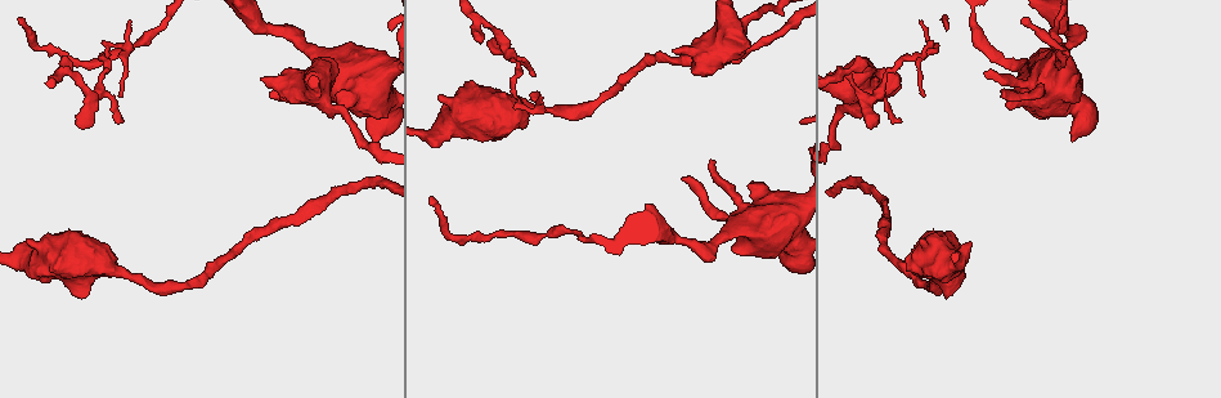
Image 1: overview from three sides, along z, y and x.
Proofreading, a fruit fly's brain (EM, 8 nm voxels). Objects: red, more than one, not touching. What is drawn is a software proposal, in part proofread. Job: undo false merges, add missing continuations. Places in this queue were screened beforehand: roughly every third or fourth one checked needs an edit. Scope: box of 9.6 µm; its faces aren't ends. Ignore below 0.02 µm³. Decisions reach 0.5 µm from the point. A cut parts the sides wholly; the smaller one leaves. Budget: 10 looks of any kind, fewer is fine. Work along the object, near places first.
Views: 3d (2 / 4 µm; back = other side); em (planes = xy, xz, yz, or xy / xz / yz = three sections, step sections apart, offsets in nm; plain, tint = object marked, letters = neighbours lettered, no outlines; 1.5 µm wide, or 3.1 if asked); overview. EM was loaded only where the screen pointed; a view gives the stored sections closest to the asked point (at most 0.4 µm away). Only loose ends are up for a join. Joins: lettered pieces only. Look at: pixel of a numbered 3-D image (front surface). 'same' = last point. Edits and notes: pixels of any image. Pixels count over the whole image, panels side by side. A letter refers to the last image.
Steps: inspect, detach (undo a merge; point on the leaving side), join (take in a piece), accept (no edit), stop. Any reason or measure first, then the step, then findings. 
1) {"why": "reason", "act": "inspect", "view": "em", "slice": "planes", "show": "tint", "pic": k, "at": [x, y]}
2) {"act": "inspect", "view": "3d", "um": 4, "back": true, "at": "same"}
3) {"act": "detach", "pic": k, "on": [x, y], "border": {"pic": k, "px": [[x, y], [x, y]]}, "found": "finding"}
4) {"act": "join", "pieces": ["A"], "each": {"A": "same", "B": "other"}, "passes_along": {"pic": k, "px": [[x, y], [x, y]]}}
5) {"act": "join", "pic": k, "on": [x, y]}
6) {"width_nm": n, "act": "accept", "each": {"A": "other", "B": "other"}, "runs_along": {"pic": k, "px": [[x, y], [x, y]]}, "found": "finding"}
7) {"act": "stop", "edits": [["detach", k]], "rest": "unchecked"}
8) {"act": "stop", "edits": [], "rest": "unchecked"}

{"why": "calibre changes", "act": "inspect", "view": "3d", "um": 4, "pic": 1, "at": [319, 53]}

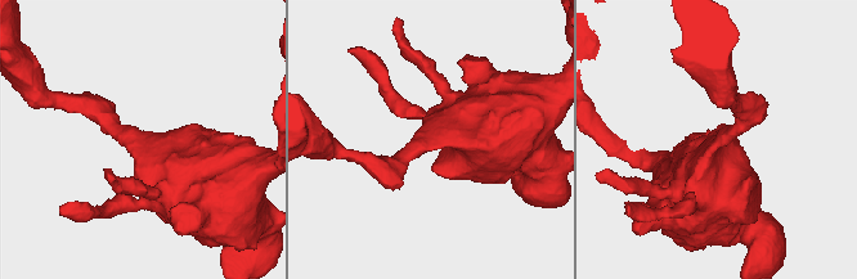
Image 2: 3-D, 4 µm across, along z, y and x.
{"arm_widths_nm": [280, 850], "why": "need the tissue", "act": "inspect", "view": "em", "slice": "yz", "step": 8, "show": "letters", "pic": 2, "at": [141, 140]}

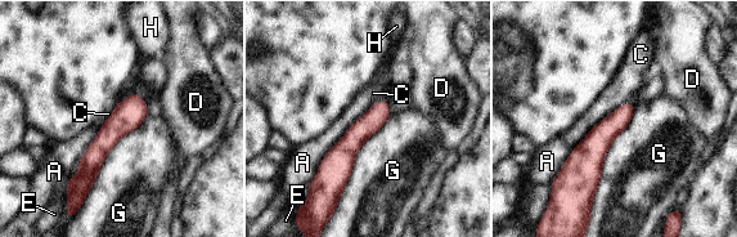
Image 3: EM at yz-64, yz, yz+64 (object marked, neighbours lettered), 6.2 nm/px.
{"width_nm": 150, "act": "accept", "each": {"A": "other", "C": "other", "D": "other", "E": "other", "G": "other", "H": "other"}, "runs_along": {"pic": 3, "px": [[135, 97], [79, 187]]}, "found": "continuous, no second neuron"}

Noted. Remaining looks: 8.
{"why": "an open end", "act": "inspect", "view": "3d", "um": 4, "pic": 1, "at": [682, 177]}

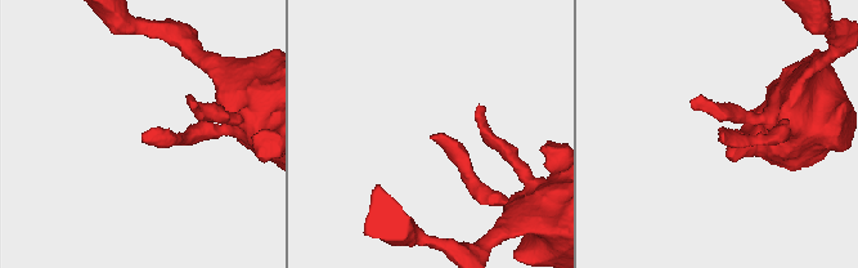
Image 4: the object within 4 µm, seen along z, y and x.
{"why": "shape alone is not enough", "act": "inspect", "view": "em", "slice": "planes", "show": "plain", "pic": 4, "at": [719, 135]}

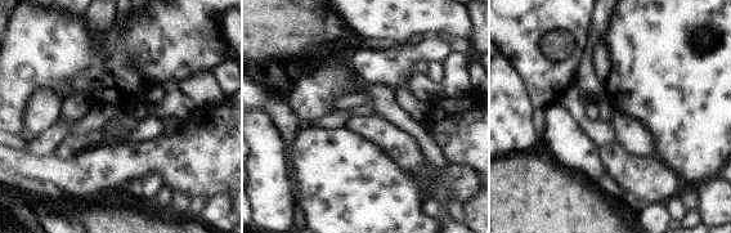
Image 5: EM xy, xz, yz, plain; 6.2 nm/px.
{"act": "inspect", "view": "em", "slice": "planes", "show": "letters", "at": "same"}

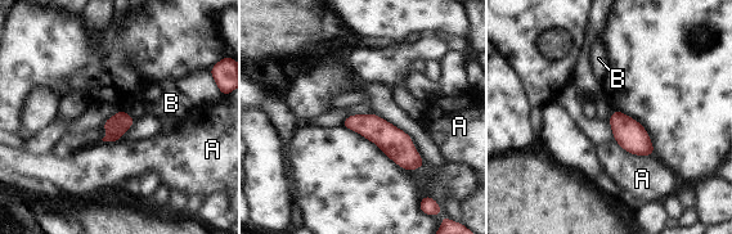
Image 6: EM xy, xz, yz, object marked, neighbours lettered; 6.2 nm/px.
{"width_nm": 140, "act": "accept", "each": {"A": "other", "B": "other"}, "border": {"pic": 6, "px": [[613, 139], [631, 153], [654, 154]]}, "found": "none of them fits"}

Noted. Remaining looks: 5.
{"why": "tapers out", "act": "inspect", "view": "em", "slice": "planes", "show": "letters", "pic": 1, "at": [531, 100]}

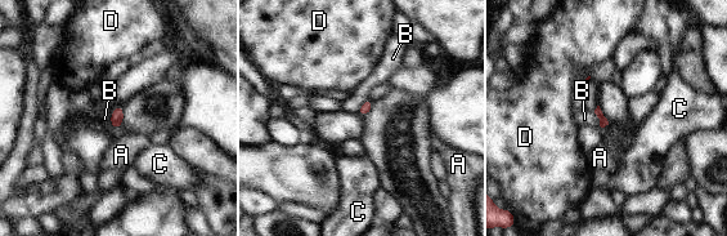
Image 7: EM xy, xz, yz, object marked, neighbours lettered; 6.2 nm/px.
{"act": "accept", "each": {"A": "other", "B": "other", "C": "other", "D": "other"}, "border": {"pic": 7, "px": [[368, 98], [357, 112]]}, "found": "no lettered piece goes on from it"}

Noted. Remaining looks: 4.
{"why": "free end", "act": "inspect", "view": "em", "slice": "planes", "show": "plain", "pic": 1, "at": [1024, 18]}

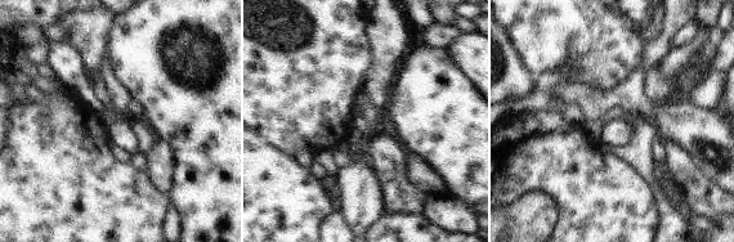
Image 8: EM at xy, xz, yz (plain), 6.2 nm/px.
{"act": "inspect", "view": "em", "slice": "planes", "show": "letters", "at": "same"}

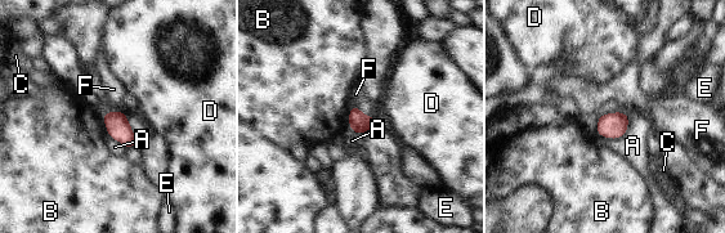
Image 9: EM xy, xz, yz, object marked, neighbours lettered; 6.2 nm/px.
{"act": "accept", "each": {"A": "other", "B": "other", "C": "other", "D": "other", "E": "other", "F": "other"}, "border": {"pic": 9, "px": [[621, 111], [627, 115]]}, "found": "none of them fits"}

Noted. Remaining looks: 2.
{"act": "stop", "edits": [], "rest": "unchecked"}

